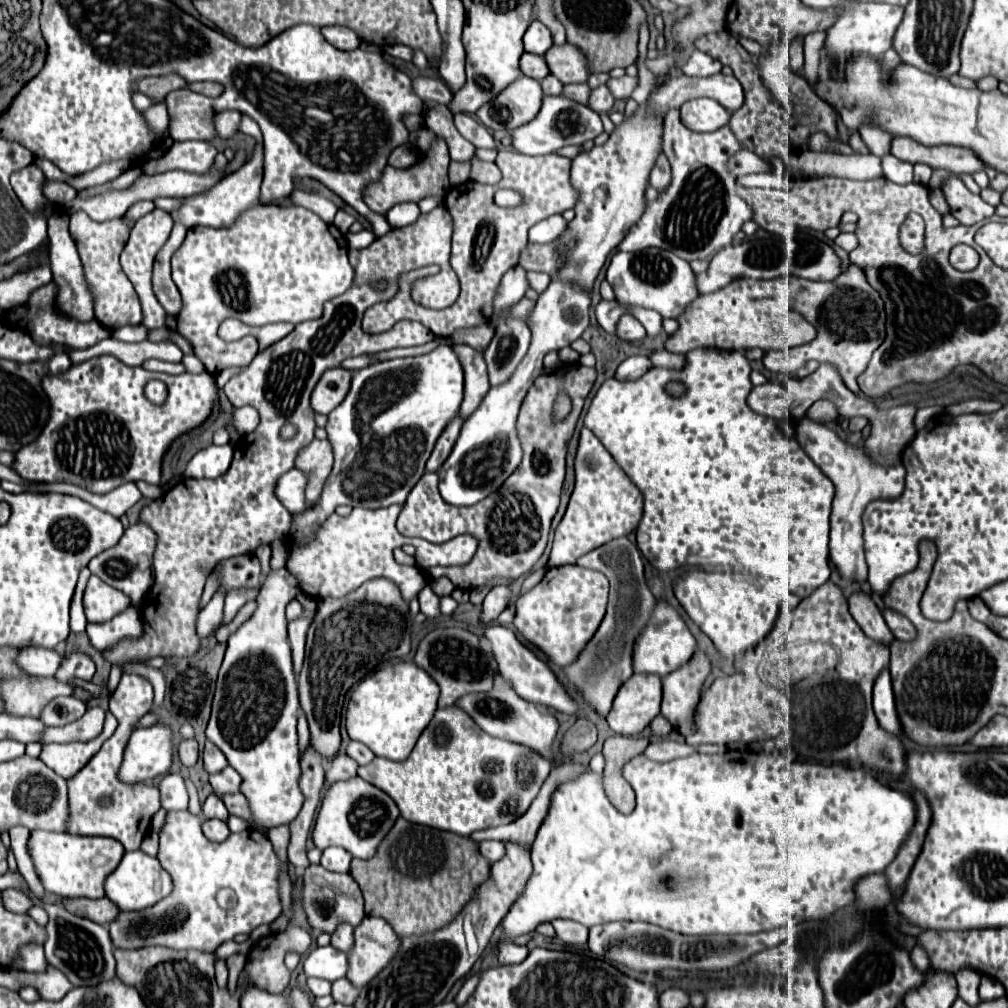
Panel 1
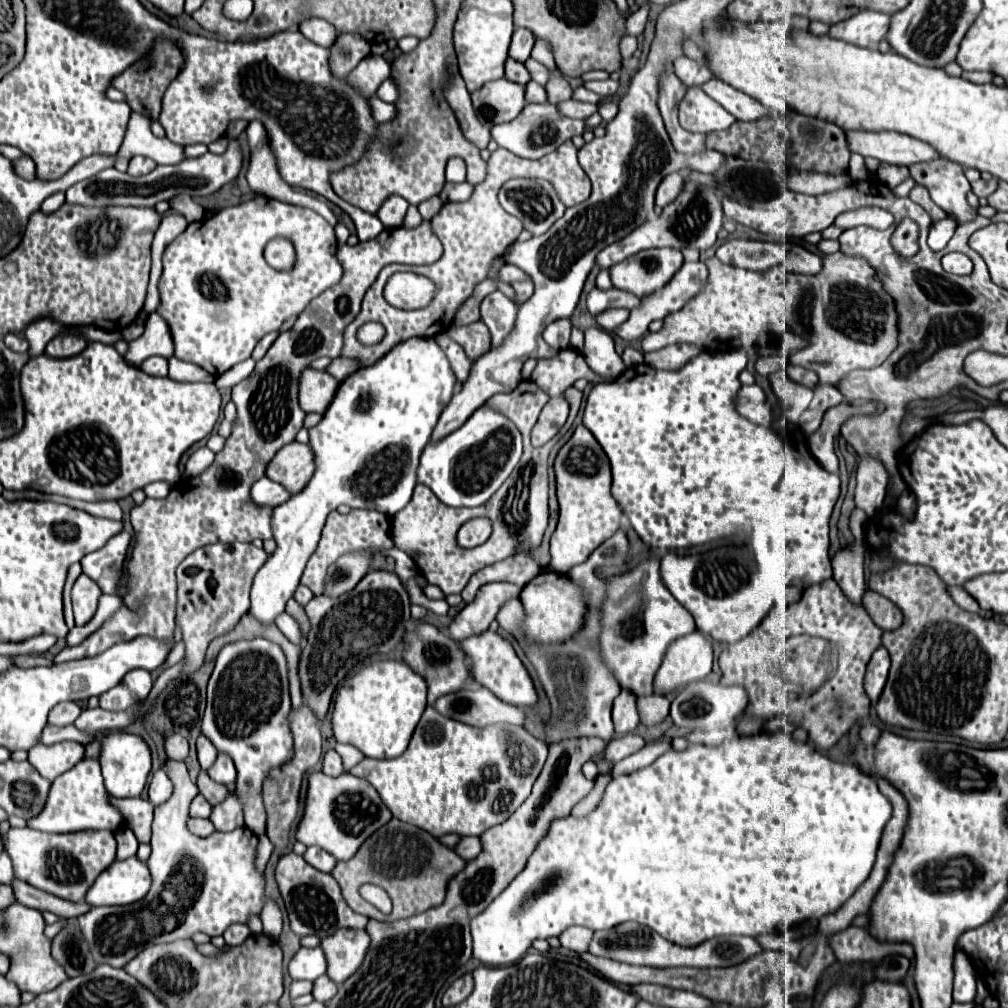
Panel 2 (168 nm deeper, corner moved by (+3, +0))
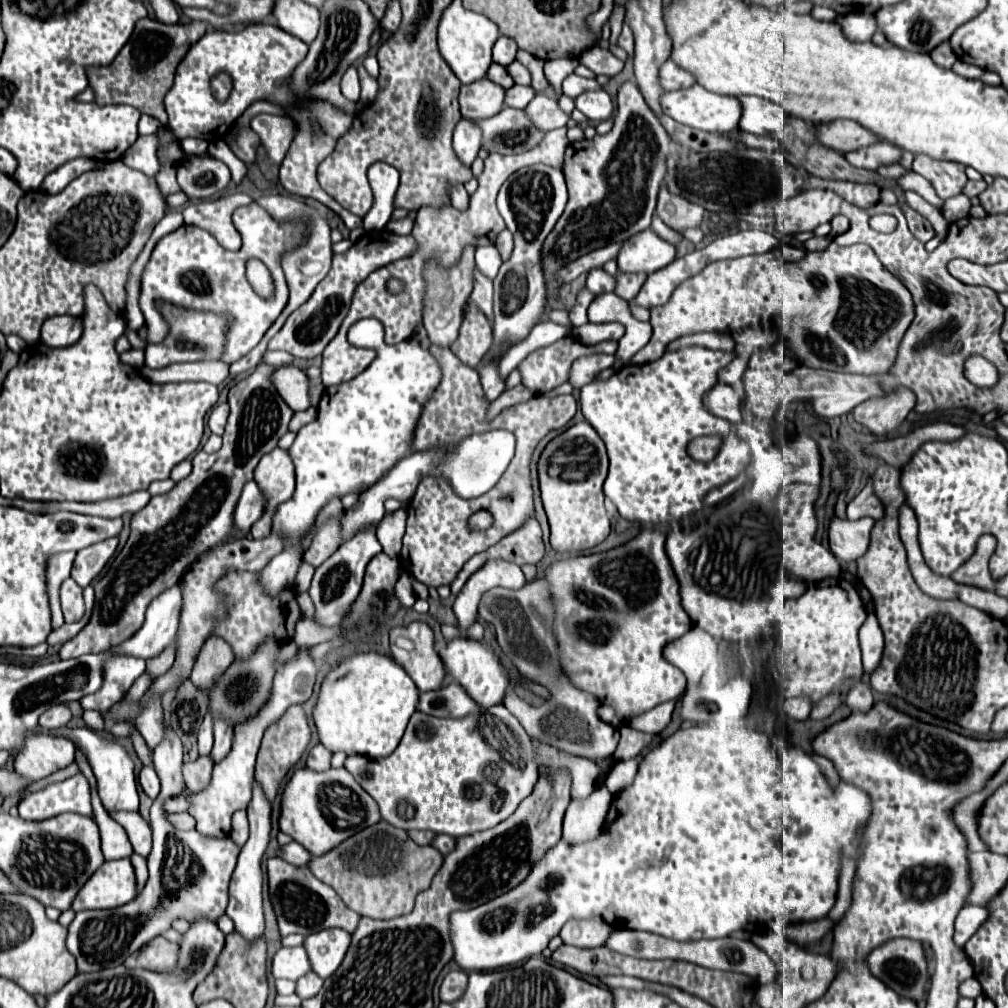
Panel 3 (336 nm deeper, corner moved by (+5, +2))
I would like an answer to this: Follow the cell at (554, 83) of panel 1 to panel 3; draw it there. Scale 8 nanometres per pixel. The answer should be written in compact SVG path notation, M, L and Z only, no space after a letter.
M512 86L510 90L506 90L506 106L526 108L534 96L536 90L532 86Z

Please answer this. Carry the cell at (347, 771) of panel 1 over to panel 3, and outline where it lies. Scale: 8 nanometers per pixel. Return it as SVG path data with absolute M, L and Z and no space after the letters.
M318 744L308 754L308 768L312 768L312 770L328 770L330 760L332 760L332 752L326 750L322 744Z

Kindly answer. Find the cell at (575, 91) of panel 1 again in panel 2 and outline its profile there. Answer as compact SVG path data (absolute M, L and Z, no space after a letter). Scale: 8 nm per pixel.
M562 74L550 76L550 80L546 82L544 88L546 88L548 100L550 100L552 104L556 104L556 102L560 102L560 100L568 100L568 98L572 96L572 88L570 88L570 84L566 82L566 78L564 78Z

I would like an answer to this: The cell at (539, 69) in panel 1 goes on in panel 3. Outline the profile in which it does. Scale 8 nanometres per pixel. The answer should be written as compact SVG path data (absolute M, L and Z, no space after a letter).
M492 64L490 70L488 70L488 78L496 84L500 84L502 88L512 88L514 86L514 80L510 78L510 74L506 74L506 66L498 66L498 64Z

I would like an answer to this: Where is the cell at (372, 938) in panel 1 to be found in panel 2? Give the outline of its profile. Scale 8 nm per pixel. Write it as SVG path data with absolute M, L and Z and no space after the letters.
M348 928L320 940L320 948L324 950L328 962L326 974L336 984L342 984L348 976L352 976L352 972L356 972L360 960L364 960L368 944L370 936L366 934L366 930L348 930Z

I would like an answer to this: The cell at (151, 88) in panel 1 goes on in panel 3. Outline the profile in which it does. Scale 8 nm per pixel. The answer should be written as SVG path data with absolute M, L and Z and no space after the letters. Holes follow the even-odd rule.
M142 18L136 22L134 34L128 44L120 50L116 60L110 66L96 66L88 70L90 86L94 88L98 104L130 104L138 108L142 114L158 118L166 124L164 112L164 94L170 90L174 82L174 72L180 60L186 56L188 48L198 42L208 30L206 22L190 22L190 24L162 24L150 18ZM148 72L148 78L140 78L140 74Z

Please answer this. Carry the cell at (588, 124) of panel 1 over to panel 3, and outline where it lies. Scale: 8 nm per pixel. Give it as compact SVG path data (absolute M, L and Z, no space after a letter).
M504 108L500 114L478 120L482 128L482 146L488 152L522 154L542 142L546 132L530 126L530 118L520 108Z

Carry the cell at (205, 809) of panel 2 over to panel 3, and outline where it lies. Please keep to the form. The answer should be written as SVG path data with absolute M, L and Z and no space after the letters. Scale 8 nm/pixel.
M174 796L174 798L166 800L164 808L168 812L188 812L190 810L190 800L186 796Z

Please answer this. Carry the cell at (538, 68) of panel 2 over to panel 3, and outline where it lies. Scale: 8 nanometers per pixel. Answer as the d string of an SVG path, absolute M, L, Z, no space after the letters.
M516 60L516 62L512 62L512 64L508 66L508 74L514 78L514 82L516 82L516 84L524 84L524 86L526 86L526 84L530 84L530 80L532 80L532 78L530 78L528 68L526 68L524 64L520 64L518 60Z

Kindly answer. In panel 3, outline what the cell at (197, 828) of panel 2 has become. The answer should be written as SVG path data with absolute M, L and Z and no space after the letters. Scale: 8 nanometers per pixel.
M168 814L168 820L178 830L194 830L194 818L190 814Z

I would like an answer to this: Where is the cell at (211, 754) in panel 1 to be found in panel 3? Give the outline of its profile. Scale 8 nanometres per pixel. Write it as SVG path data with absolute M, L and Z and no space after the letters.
M206 714L202 726L200 726L200 732L198 732L198 750L200 750L200 756L202 754L210 754L212 750L212 718L210 714Z

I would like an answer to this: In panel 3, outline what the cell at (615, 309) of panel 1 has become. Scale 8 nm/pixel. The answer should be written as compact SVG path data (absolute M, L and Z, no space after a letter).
M596 268L596 270L590 270L588 272L588 280L586 280L586 288L598 296L598 294L604 294L604 292L612 292L616 286L616 278L606 274L602 268Z

